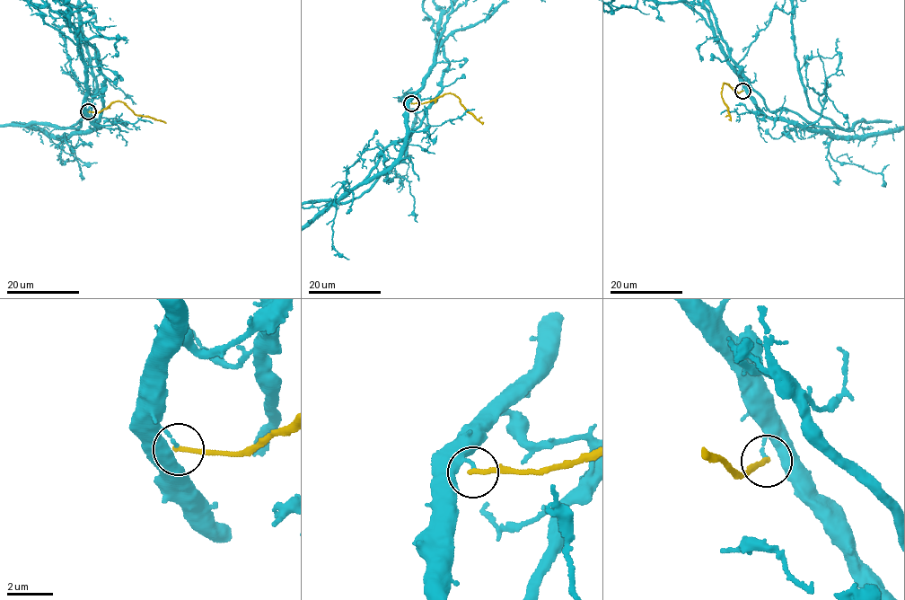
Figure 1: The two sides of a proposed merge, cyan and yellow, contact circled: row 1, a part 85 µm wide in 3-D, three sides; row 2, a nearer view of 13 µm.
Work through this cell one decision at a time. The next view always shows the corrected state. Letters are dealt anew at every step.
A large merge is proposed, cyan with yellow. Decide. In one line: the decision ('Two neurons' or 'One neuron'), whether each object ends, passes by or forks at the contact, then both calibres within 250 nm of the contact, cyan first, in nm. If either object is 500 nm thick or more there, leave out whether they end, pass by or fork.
Two neurons. At the ring cyan ends. At the ring yellow ends. Thickness 110 nm (cyan) against 220 nm

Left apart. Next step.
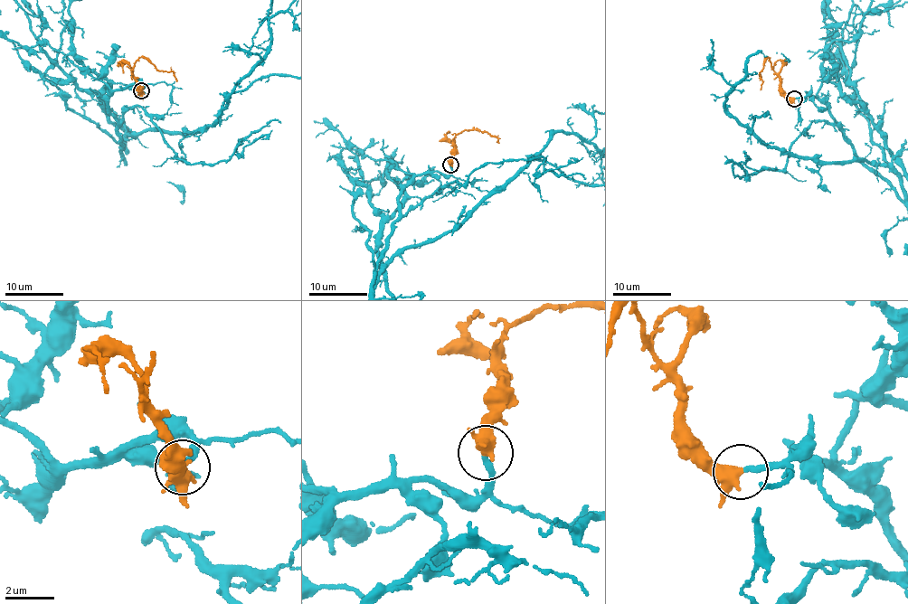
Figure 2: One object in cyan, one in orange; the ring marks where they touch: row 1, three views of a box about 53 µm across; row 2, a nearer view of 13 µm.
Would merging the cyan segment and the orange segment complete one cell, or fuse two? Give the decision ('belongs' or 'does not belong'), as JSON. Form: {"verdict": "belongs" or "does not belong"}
{"verdict": "belongs"}

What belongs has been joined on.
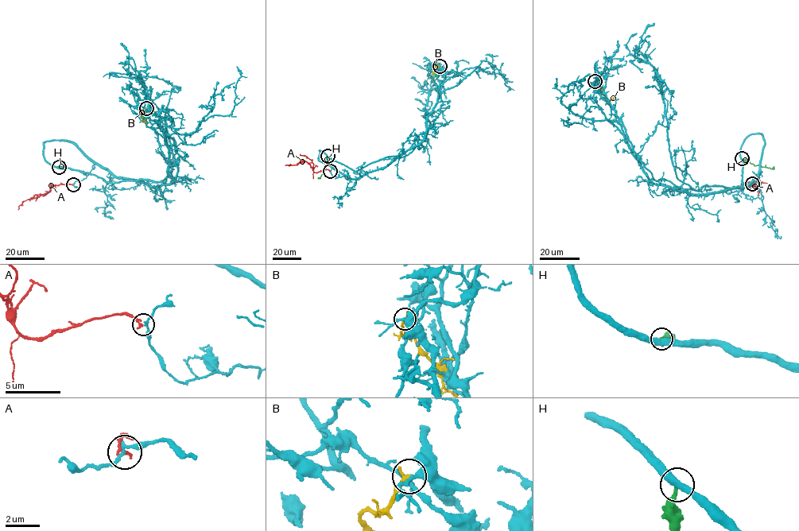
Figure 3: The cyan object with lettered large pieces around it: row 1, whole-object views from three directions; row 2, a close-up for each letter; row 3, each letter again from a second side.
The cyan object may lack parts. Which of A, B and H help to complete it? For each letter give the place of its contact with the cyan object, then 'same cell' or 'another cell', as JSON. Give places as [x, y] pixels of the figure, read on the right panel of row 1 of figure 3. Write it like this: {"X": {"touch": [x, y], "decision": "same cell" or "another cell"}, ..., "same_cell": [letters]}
{"A": {"touch": [752, 184], "decision": "same cell"}, "B": {"touch": [595, 81], "decision": "another cell"}, "H": {"touch": [742, 158], "decision": "another cell"}, "same_cell": ["A"]}

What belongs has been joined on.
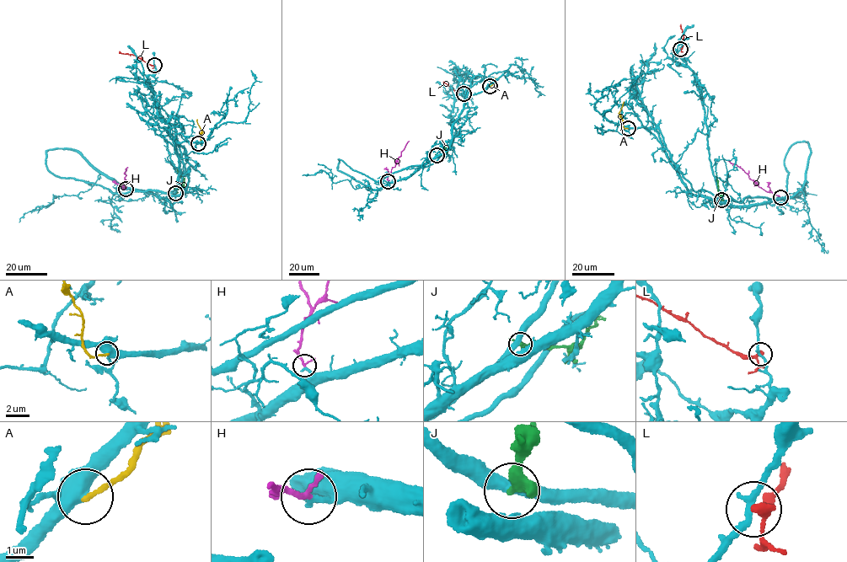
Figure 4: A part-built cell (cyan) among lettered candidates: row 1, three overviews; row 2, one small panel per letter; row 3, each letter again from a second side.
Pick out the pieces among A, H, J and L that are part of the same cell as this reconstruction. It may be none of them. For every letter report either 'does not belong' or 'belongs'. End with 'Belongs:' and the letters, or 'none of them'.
A: does not belong
H: belongs
J: does not belong
L: does not belong
Belongs: H

